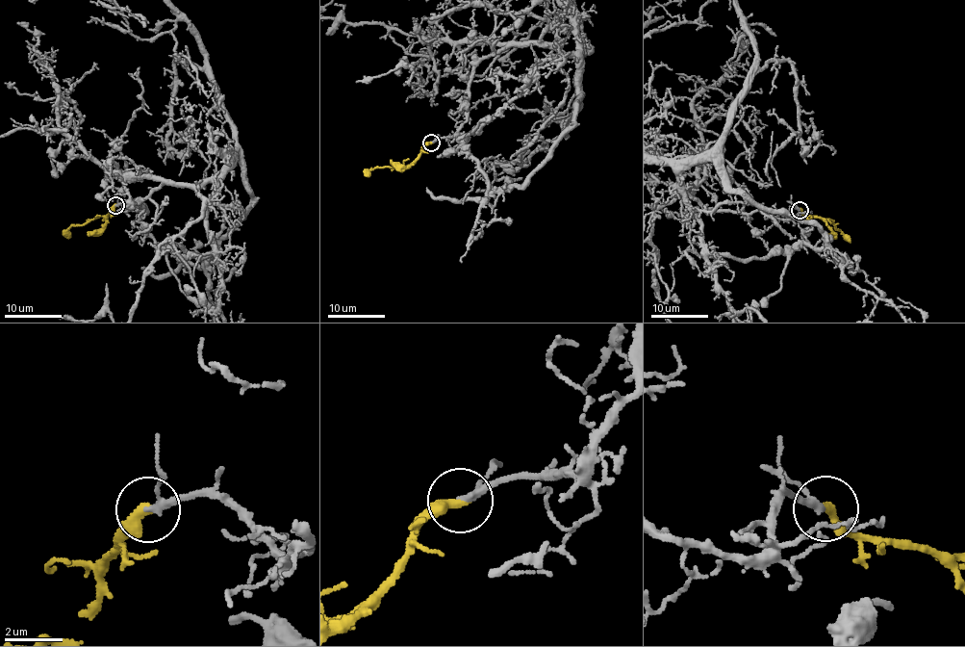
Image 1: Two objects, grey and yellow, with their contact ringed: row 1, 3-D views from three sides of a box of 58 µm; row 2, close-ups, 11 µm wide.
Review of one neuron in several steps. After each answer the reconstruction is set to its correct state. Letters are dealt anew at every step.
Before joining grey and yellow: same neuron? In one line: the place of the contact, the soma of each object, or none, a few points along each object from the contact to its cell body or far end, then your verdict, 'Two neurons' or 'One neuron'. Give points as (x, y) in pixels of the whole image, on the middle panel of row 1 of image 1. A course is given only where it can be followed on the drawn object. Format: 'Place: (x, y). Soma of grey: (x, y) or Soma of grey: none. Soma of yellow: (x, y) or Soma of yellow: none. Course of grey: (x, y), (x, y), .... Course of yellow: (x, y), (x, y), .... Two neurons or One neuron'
Place: (431, 142). Soma of grey: none. Soma of yellow: none. Course of grey: (431, 142), (509, 45), (575, 60), (569, 135), (499, 94), (572, 71). Course of yellow: (431, 142), (409, 165), (375, 168), (366, 176). One neuron

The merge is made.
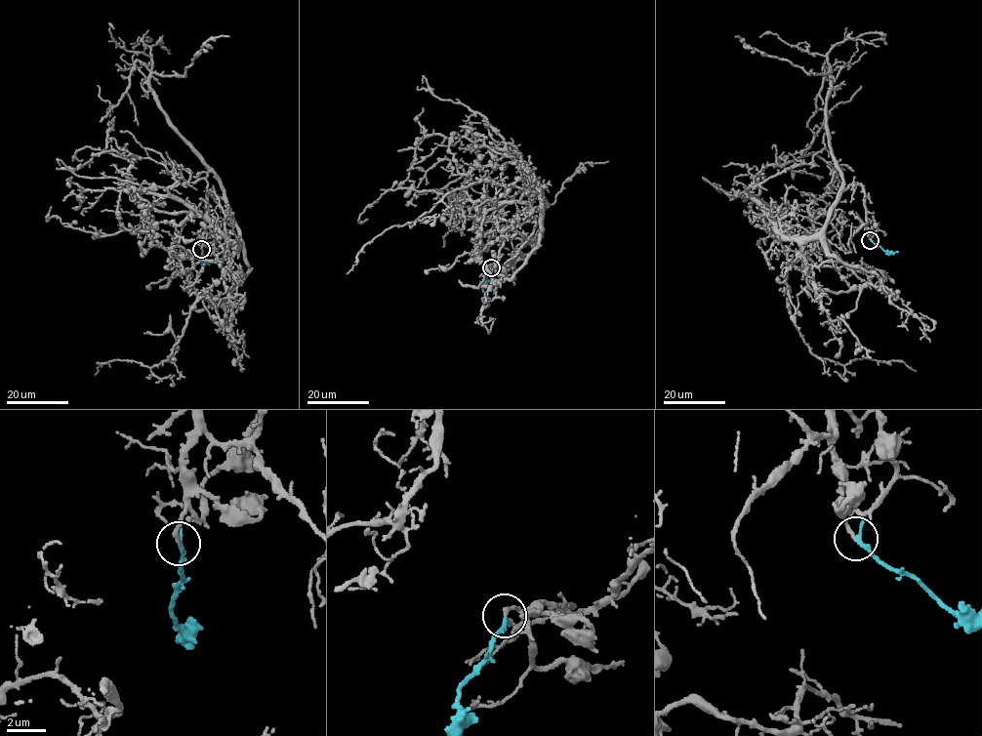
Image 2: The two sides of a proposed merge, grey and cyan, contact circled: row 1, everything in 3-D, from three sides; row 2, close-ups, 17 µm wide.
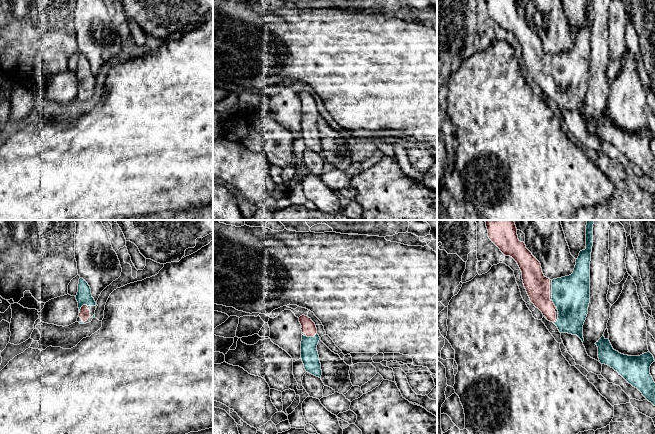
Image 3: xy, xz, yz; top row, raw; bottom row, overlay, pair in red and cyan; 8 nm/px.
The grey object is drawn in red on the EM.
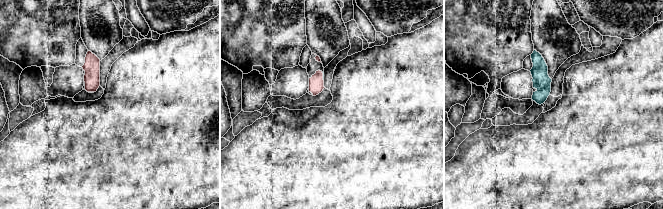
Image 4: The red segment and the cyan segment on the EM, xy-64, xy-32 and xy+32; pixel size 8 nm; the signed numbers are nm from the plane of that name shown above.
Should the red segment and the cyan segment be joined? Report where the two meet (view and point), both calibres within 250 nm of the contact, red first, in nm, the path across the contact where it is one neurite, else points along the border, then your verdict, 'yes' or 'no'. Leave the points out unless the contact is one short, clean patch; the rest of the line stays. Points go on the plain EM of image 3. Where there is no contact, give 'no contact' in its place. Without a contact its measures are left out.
xy (81, 84) | 90/130 nm | across xy (84, 90), (81, 84), (84, 73) | yes

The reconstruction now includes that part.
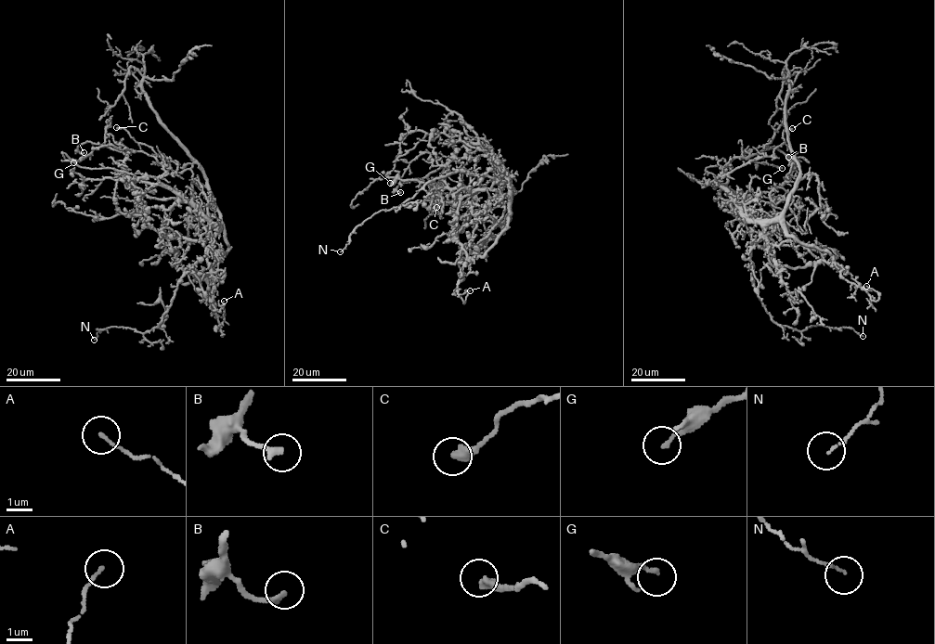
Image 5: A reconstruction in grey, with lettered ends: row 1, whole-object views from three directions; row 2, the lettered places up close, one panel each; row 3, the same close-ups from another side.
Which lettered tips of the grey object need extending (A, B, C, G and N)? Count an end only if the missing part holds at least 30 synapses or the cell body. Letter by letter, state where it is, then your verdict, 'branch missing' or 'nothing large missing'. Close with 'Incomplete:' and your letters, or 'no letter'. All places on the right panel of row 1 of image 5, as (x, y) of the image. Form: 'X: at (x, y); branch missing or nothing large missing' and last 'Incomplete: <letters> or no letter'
A: at (866, 286); nothing large missing
B: at (788, 157); nothing large missing
C: at (792, 128); nothing large missing
G: at (782, 168); nothing large missing
N: at (863, 336); nothing large missing
Incomplete: no letter

